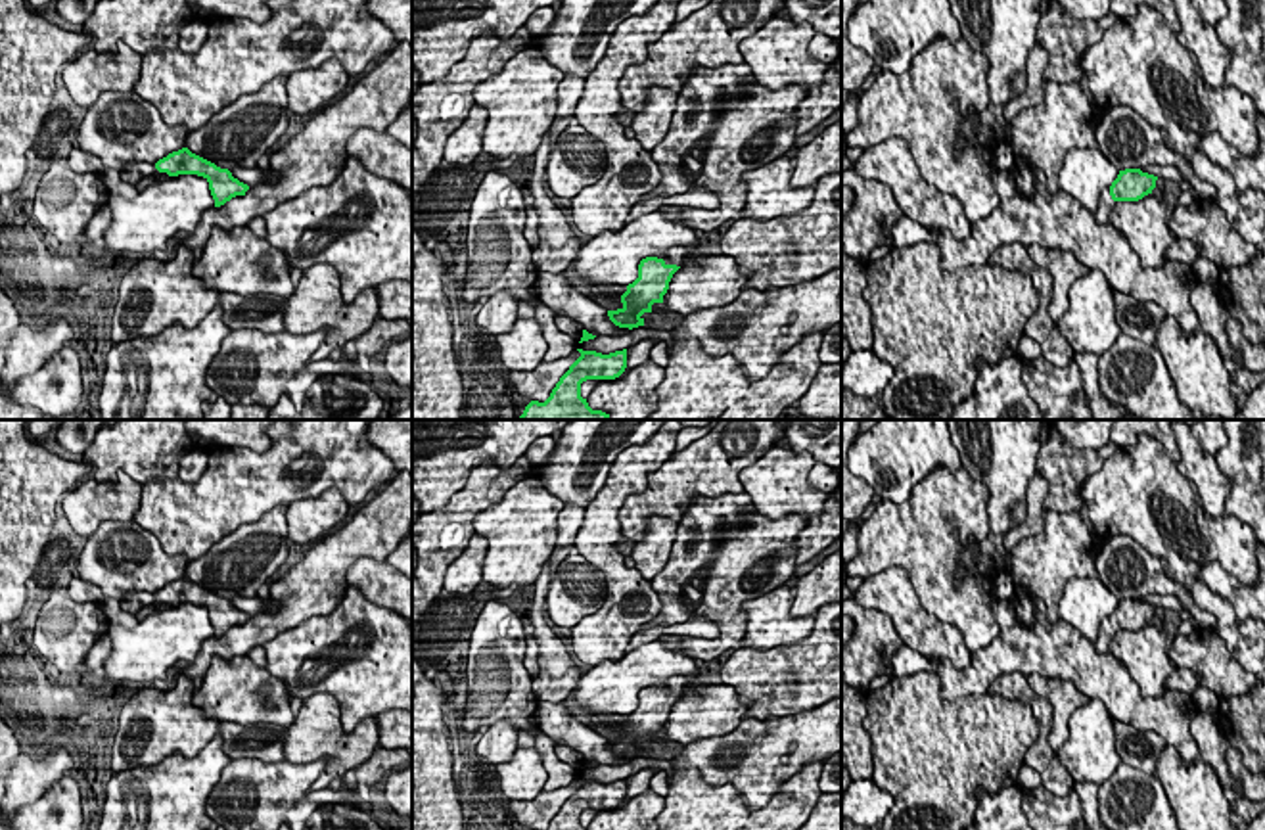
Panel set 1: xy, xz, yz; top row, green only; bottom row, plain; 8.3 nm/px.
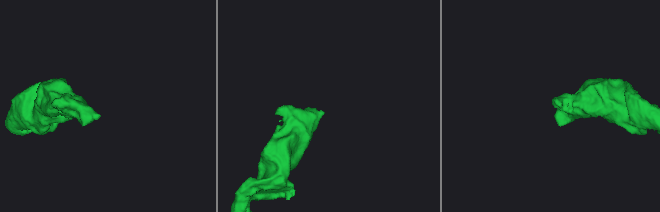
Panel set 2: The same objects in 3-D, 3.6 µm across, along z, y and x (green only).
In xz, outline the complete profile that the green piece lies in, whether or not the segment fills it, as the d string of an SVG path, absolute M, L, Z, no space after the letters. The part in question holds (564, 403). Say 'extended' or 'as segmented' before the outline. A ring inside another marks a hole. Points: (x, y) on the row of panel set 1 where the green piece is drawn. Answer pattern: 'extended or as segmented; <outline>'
as segmented; M577 349L581 357L560 378L544 403L531 401L519 420L610 420L610 414L592 410L581 397L586 380L615 380L627 368L627 349L602 355Z

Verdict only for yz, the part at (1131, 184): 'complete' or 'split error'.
split error

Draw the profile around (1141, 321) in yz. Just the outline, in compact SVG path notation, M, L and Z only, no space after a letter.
M1114 291L1116 322L1121 334L1144 343L1156 345L1156 334L1167 312L1154 301L1137 301L1131 295Z

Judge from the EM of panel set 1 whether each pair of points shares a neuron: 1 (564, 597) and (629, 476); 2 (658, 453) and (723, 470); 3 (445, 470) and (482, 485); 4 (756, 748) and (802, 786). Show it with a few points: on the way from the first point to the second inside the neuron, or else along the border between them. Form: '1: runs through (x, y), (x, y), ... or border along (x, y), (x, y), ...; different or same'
1: border along (579, 553), (604, 576), (604, 599); different
2: border along (675, 451), (648, 476), (648, 485), (643, 491); different
3: border along (510, 468), (482, 462), (468, 482), (434, 510); different
4: border along (821, 760), (807, 761), (759, 807); different

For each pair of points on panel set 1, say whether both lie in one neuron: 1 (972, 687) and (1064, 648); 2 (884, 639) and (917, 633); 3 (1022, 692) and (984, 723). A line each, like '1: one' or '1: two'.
1: one
2: two
3: two

